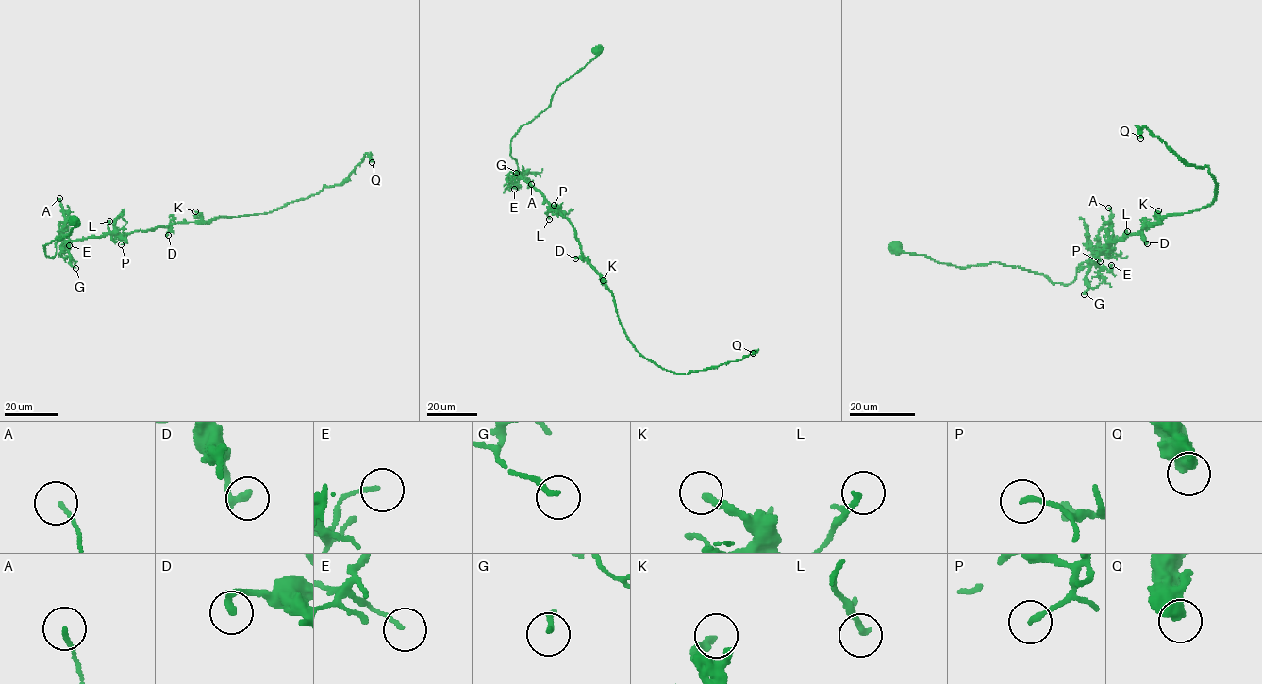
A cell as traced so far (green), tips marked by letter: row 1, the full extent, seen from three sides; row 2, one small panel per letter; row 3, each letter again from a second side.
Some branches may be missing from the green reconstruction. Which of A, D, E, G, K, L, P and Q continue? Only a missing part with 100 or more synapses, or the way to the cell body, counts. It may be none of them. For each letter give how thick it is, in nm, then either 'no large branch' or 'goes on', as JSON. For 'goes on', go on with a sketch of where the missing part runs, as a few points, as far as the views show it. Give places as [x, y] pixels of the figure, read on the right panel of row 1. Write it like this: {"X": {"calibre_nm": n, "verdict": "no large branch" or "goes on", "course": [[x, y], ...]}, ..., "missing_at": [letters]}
{"A": {"calibre_nm": 110, "verdict": "no large branch"}, "D": {"calibre_nm": 260, "verdict": "no large branch"}, "E": {"calibre_nm": 110, "verdict": "no large branch"}, "G": {"calibre_nm": 160, "verdict": "no large branch"}, "K": {"calibre_nm": 220, "verdict": "no large branch"}, "L": {"calibre_nm": 160, "verdict": "no large branch"}, "P": {"calibre_nm": 150, "verdict": "no large branch"}, "Q": {"calibre_nm": 500, "verdict": "no large branch"}, "missing_at": []}

